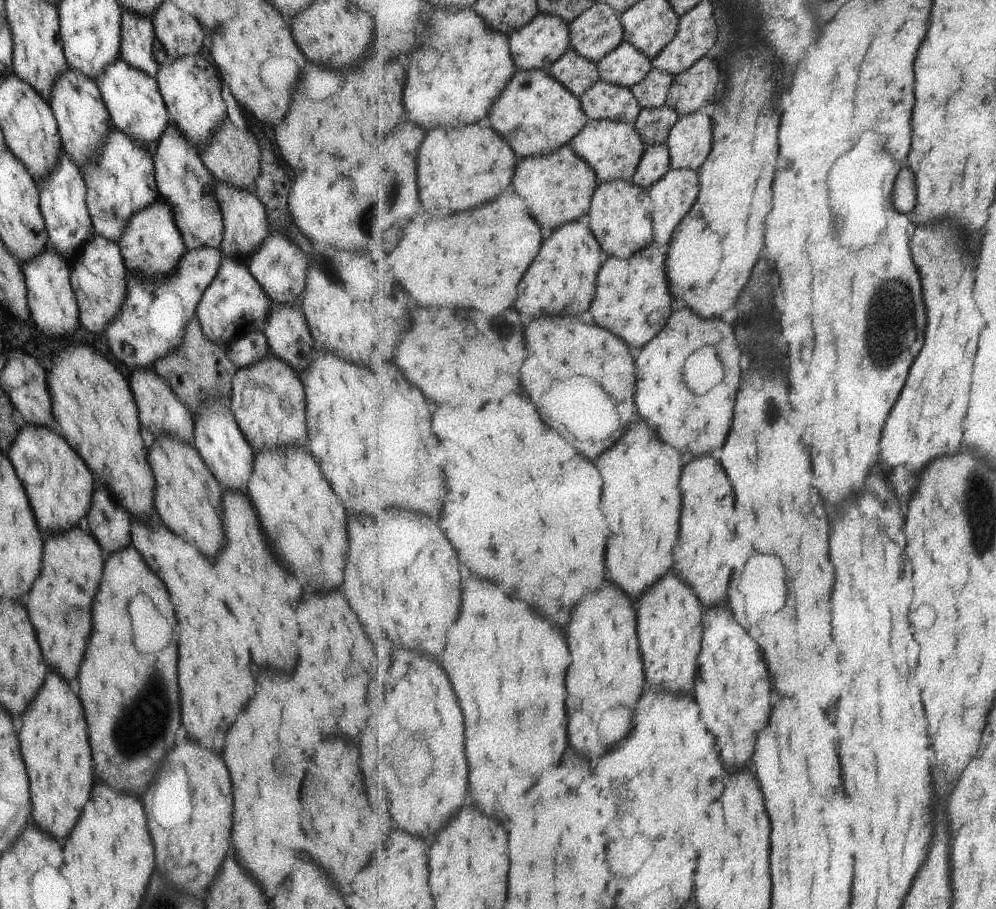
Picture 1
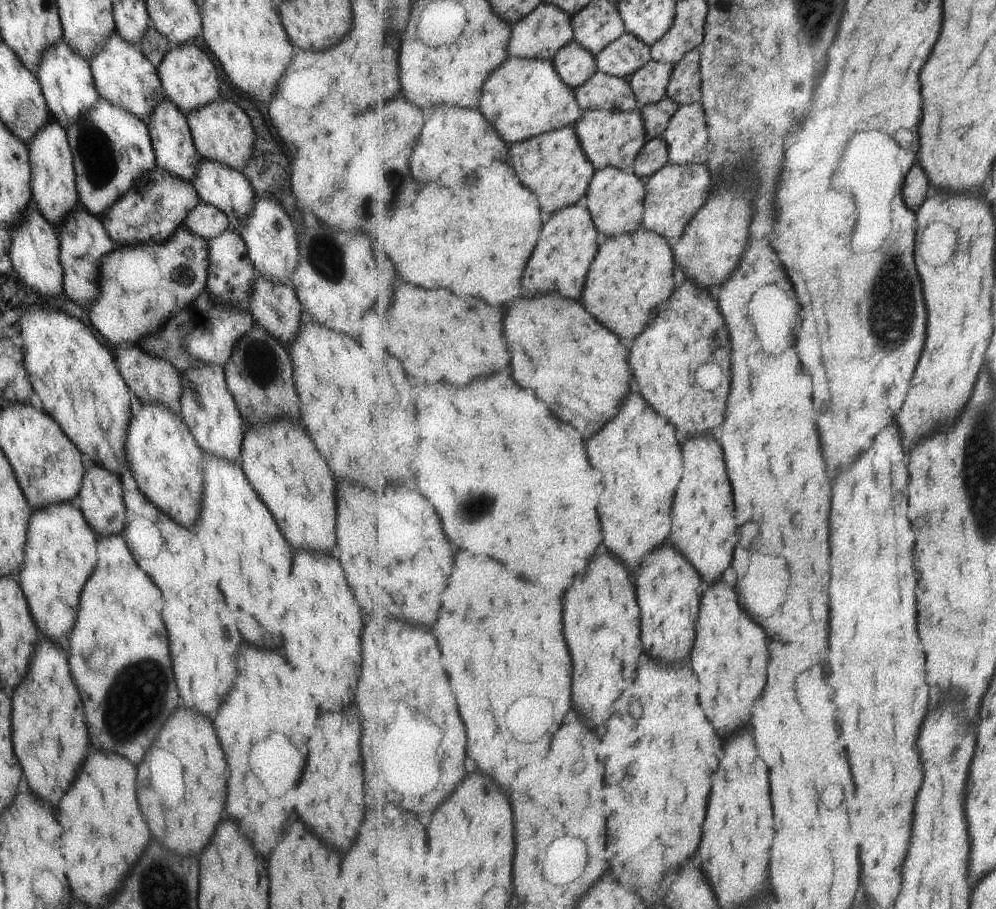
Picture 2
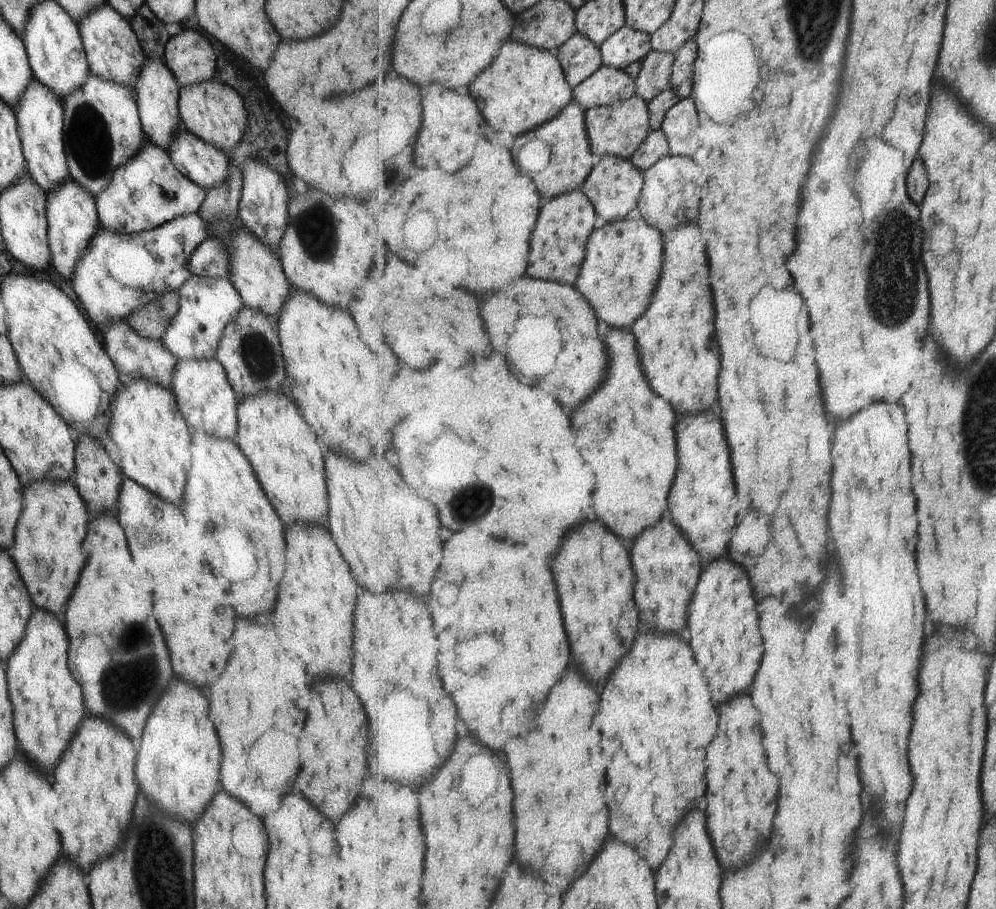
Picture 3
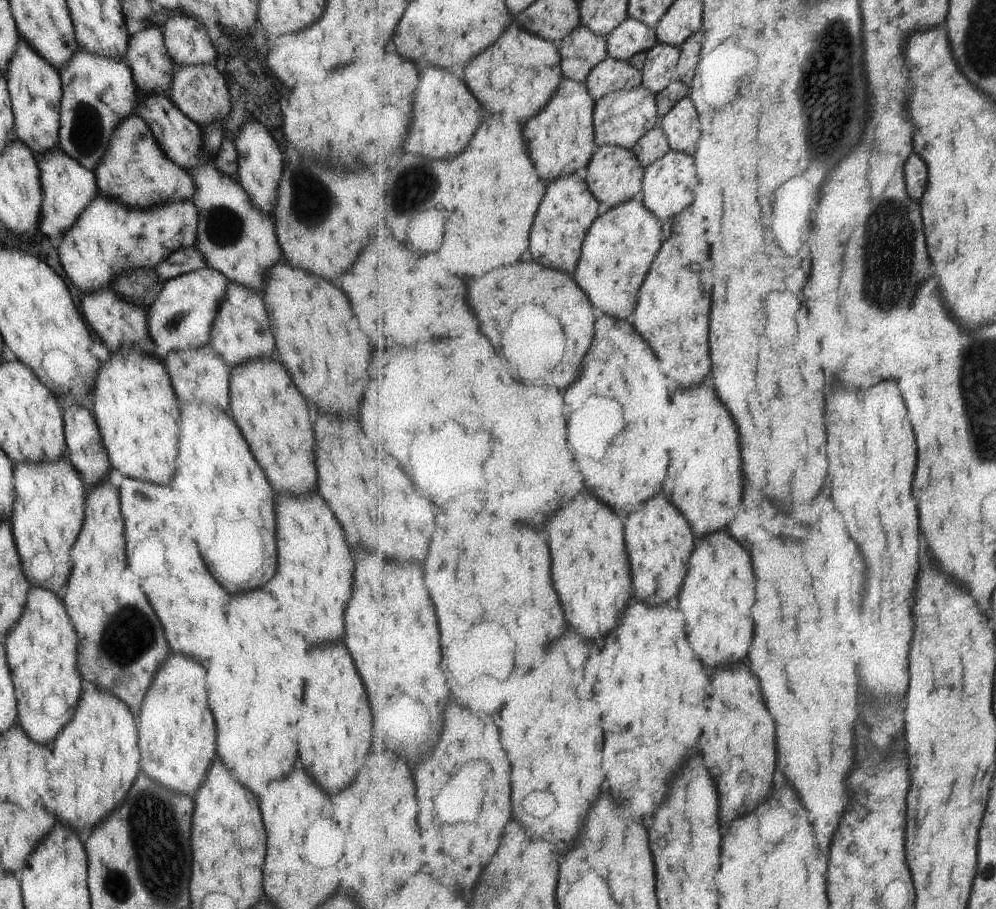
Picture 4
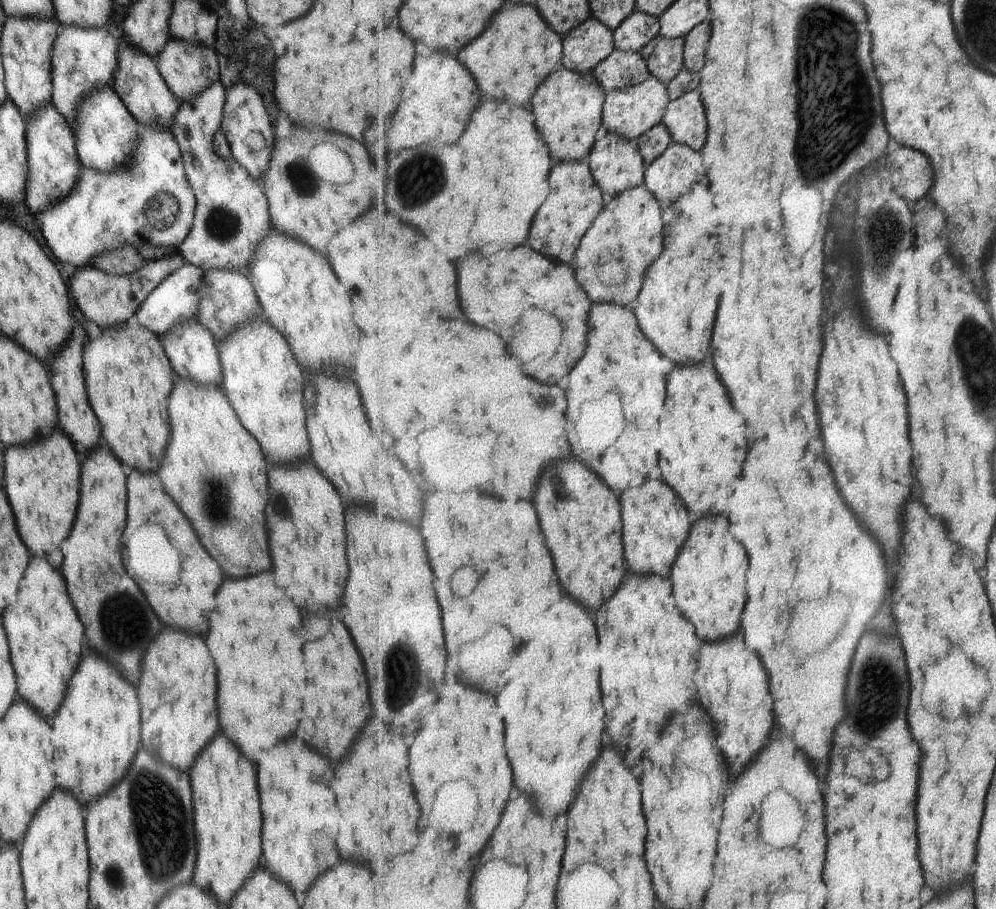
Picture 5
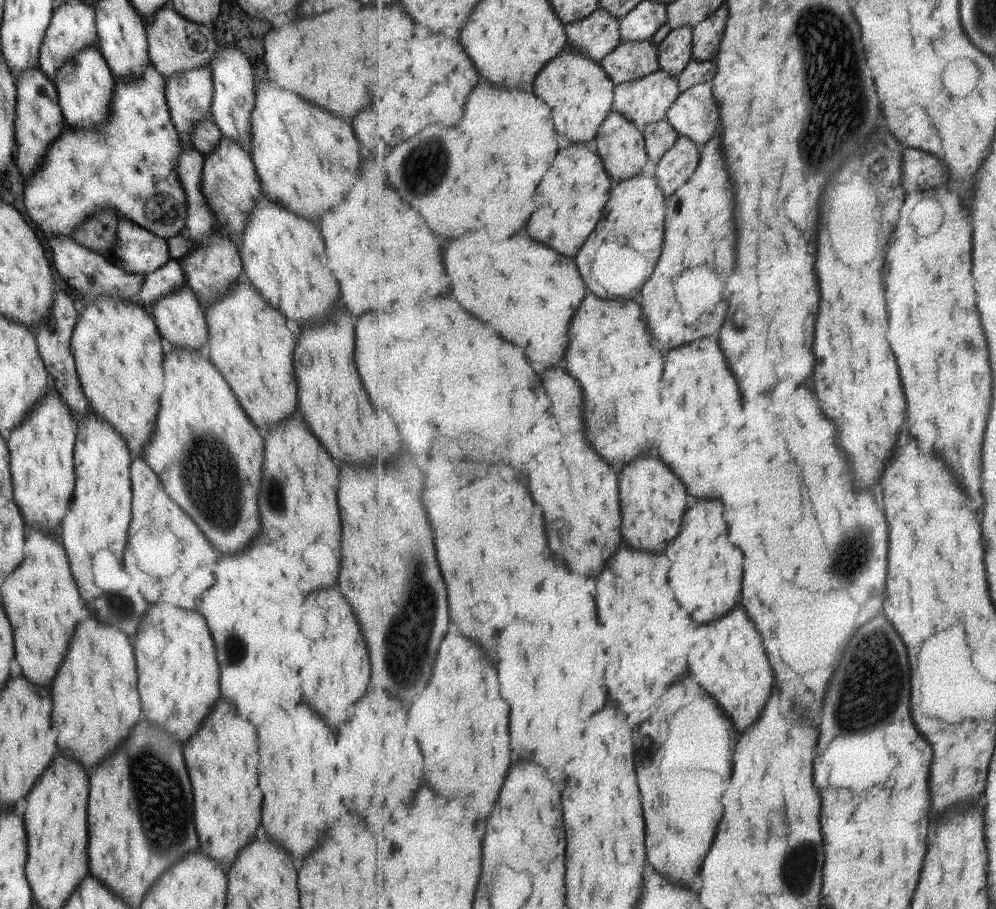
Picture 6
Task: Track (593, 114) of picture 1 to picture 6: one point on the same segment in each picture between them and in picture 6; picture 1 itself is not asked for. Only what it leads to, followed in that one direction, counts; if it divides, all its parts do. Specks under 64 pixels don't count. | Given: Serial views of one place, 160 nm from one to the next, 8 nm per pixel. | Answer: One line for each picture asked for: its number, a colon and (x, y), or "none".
2: (602, 92)
3: (608, 86)
4: (611, 75)
5: (623, 69)
6: (633, 60)

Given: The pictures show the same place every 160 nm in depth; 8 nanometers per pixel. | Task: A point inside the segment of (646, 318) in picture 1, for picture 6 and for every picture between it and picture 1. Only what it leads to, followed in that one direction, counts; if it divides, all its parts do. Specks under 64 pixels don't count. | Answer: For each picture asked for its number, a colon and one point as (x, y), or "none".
2: (633, 277)
3: (621, 273)
4: (622, 245)
5: (630, 228)
6: (635, 215)

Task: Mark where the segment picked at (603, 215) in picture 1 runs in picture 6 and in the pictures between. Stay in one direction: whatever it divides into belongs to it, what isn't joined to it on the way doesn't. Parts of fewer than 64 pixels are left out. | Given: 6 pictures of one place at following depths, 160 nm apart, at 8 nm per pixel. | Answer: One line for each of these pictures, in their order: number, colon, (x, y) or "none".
2: (616, 198)
3: (615, 185)
4: (615, 176)
5: (616, 164)
6: (621, 144)

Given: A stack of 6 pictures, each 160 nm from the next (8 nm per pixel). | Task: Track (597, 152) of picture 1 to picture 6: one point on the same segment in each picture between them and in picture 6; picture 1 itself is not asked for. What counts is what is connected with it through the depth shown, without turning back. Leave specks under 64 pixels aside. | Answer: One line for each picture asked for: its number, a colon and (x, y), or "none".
2: (610, 138)
3: (620, 130)
4: (622, 118)
5: (631, 112)
6: (648, 100)

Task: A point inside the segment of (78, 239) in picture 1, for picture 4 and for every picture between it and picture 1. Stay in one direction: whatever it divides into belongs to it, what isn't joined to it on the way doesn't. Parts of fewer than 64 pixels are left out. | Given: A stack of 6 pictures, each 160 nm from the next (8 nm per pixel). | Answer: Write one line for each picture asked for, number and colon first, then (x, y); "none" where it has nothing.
2: (52, 184)
3: (38, 114)
4: (34, 88)

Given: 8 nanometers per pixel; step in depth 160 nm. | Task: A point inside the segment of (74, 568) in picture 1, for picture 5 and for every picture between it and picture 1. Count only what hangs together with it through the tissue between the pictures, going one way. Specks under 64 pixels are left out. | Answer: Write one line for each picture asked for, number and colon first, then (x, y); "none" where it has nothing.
2: (59, 552)
3: (48, 536)
4: (47, 512)
5: (43, 511)

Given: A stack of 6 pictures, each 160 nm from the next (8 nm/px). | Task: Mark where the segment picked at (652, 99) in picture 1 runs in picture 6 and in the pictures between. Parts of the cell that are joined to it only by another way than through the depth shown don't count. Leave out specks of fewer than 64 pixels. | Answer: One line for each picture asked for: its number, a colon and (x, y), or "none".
2: (650, 84)
3: (655, 77)
4: (660, 70)
5: (666, 62)
6: (676, 50)

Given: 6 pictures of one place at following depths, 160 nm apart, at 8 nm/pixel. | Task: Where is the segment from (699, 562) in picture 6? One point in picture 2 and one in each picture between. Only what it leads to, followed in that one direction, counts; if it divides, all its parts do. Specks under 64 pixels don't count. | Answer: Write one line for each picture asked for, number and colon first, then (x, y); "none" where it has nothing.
2: (729, 643)
3: (723, 621)
4: (720, 592)
5: (710, 578)

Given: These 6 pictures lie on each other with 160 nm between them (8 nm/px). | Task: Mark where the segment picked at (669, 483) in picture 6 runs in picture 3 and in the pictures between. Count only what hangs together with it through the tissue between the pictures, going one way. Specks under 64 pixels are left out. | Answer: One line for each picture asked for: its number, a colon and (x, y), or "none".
3: (664, 597)
4: (660, 540)
5: (657, 524)

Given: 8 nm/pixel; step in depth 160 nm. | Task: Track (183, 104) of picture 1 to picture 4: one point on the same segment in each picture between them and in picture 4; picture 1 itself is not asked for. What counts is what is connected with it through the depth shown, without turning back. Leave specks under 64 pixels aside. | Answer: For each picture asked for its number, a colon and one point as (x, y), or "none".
2: (188, 79)
3: (189, 56)
4: (187, 43)

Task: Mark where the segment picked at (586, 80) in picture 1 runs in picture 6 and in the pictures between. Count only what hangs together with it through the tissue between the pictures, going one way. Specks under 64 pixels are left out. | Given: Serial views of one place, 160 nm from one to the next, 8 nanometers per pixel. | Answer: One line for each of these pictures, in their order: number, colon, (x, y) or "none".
2: (576, 65)
3: (580, 57)
4: (581, 51)
5: (585, 47)
6: (597, 36)

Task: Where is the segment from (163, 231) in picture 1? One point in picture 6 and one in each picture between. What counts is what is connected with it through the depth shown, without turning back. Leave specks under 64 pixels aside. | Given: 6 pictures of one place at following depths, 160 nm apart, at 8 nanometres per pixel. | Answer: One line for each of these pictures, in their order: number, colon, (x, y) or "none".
2: (150, 212)
3: (160, 193)
4: (133, 170)
5: (105, 135)
6: (83, 84)

